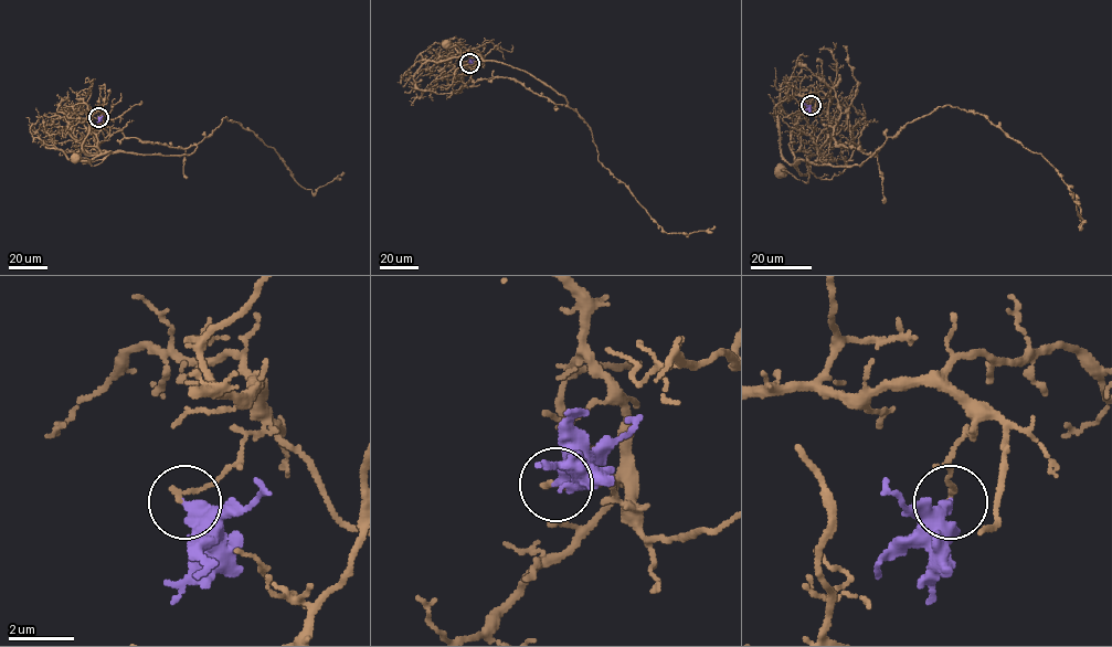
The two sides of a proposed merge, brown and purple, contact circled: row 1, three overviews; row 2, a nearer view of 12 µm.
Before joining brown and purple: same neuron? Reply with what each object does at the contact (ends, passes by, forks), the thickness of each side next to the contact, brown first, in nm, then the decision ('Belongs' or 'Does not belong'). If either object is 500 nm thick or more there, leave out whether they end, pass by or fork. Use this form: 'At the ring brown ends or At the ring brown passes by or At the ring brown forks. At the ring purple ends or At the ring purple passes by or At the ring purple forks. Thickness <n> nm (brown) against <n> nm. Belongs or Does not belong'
At the ring brown ends. At the ring purple ends. Thickness 140 nm (brown) against 400 nm. Does not belong

